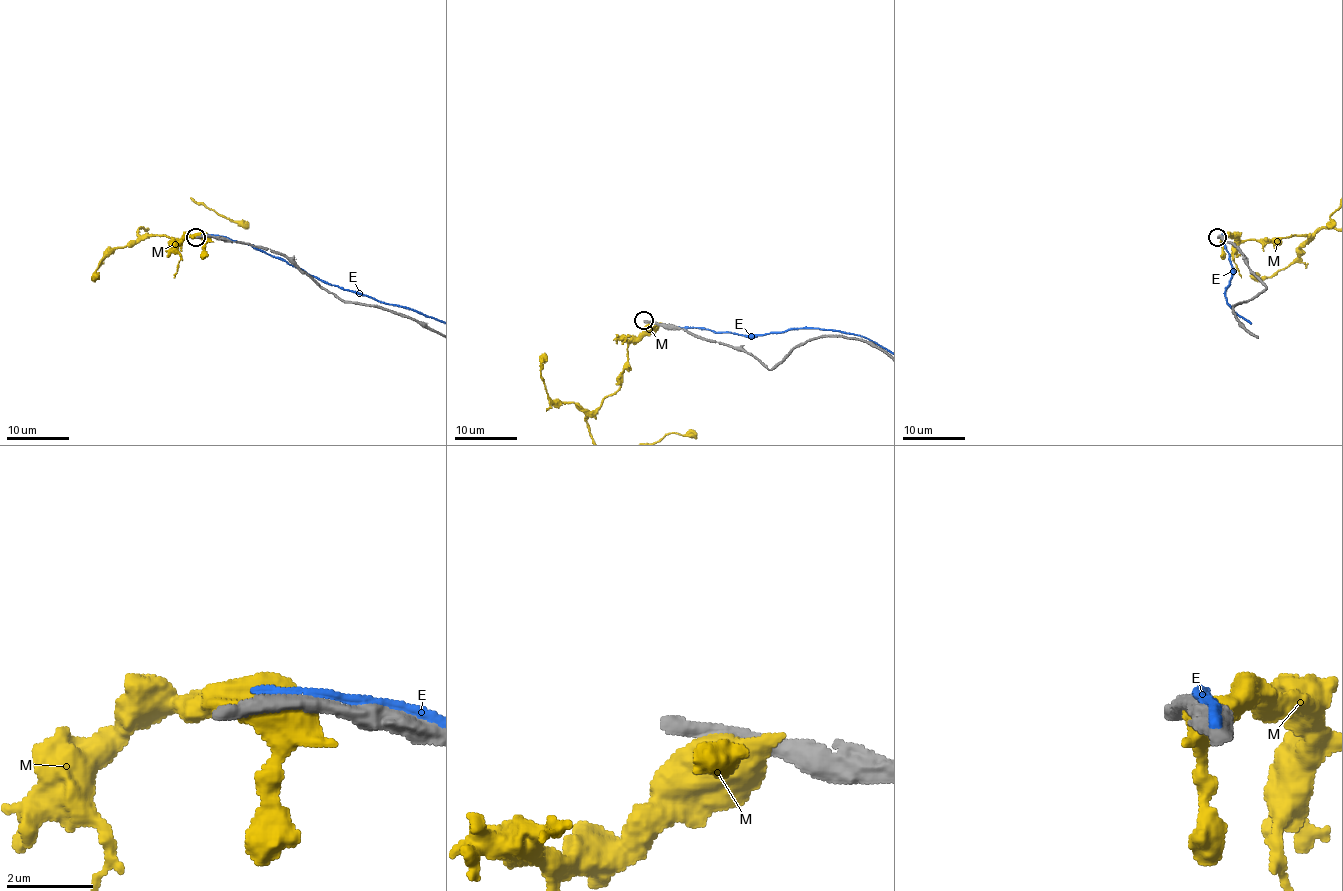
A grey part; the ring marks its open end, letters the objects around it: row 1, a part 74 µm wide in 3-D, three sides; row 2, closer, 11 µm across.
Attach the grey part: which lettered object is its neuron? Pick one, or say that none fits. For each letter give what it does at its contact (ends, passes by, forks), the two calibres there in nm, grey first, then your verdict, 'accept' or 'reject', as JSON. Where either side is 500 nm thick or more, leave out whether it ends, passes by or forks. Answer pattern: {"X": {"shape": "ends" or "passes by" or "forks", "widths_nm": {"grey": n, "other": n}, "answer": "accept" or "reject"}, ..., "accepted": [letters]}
{"E": {"shape": "passes by", "widths_nm": {"grey": 400, "other": 200}, "answer": "reject"}, "M": {"shape": "forks", "widths_nm": {"grey": 320, "other": 440}, "answer": "reject"}, "accepted": []}

